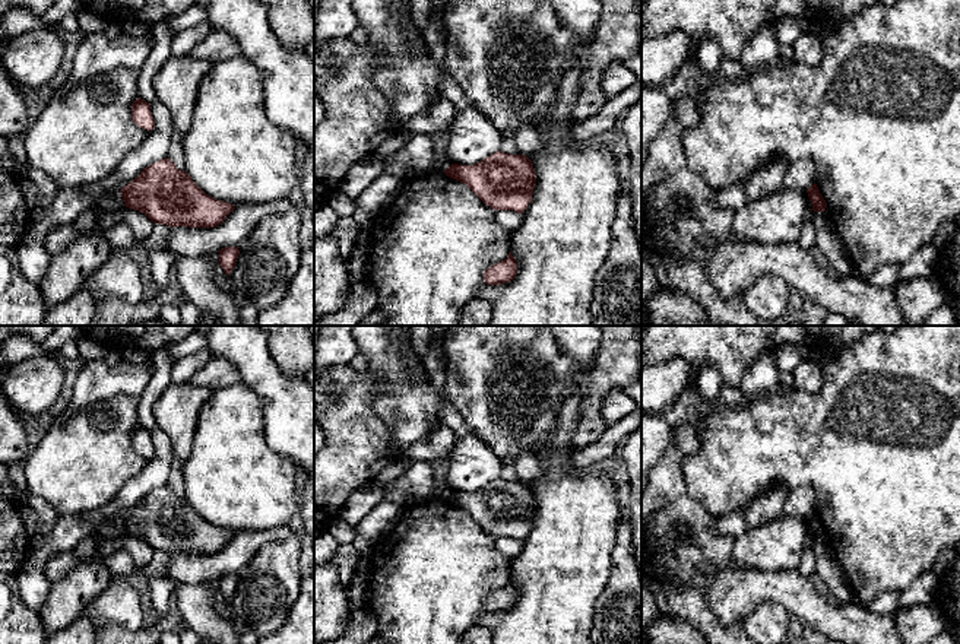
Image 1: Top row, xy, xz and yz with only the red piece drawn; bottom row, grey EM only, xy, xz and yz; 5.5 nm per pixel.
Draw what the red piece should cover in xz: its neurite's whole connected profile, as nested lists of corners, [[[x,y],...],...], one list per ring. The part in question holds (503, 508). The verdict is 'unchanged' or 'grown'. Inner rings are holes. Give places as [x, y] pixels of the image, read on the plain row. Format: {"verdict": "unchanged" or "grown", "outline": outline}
{"verdict": "unchanged", "outline": [[[498,478],[475,492],[452,491],[444,501],[466,511],[494,537],[523,540],[532,529],[536,499],[526,482]]]}

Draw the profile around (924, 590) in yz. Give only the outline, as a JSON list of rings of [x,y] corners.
[[[934,570],[919,574],[910,586],[899,594],[899,607],[913,607],[916,605],[931,605],[938,594],[941,580]]]

